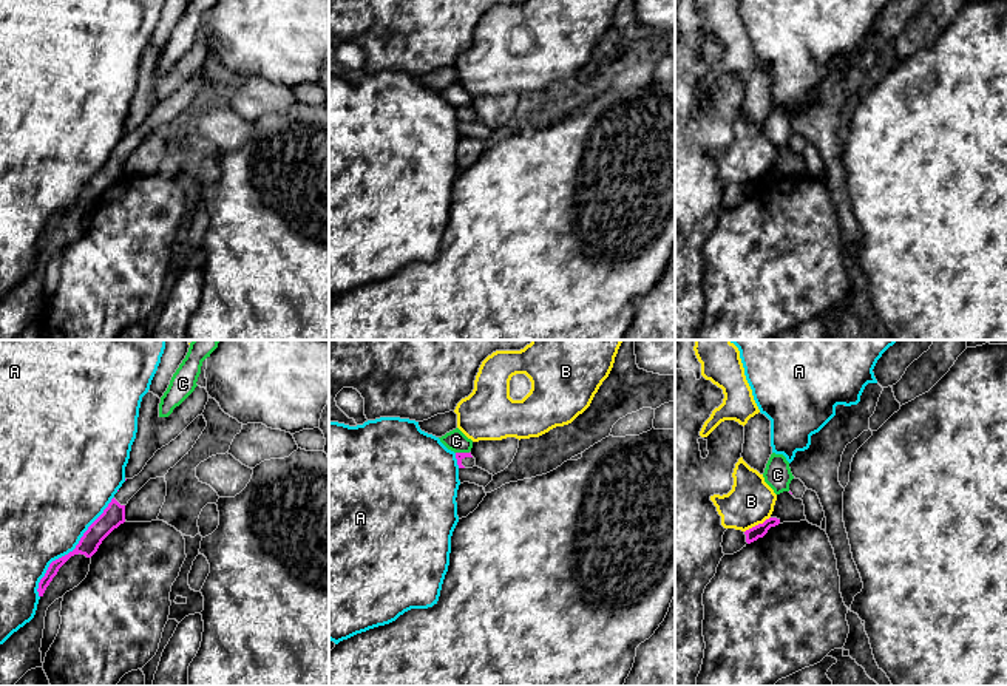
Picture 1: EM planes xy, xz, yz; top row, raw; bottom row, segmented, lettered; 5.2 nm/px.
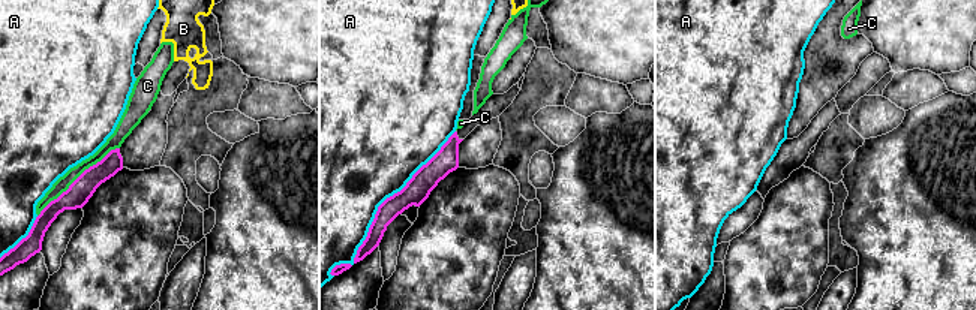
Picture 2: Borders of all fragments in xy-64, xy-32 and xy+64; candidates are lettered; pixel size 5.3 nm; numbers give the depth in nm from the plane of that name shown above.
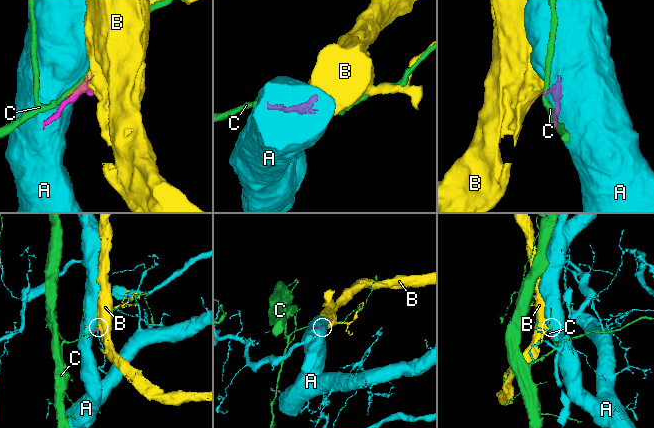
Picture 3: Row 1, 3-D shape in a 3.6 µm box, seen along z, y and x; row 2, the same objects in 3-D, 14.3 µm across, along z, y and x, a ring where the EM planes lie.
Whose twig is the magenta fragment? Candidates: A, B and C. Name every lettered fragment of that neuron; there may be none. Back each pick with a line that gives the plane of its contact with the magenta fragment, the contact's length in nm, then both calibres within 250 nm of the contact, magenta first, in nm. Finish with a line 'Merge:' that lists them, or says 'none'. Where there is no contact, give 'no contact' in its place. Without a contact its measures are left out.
Merge: none

